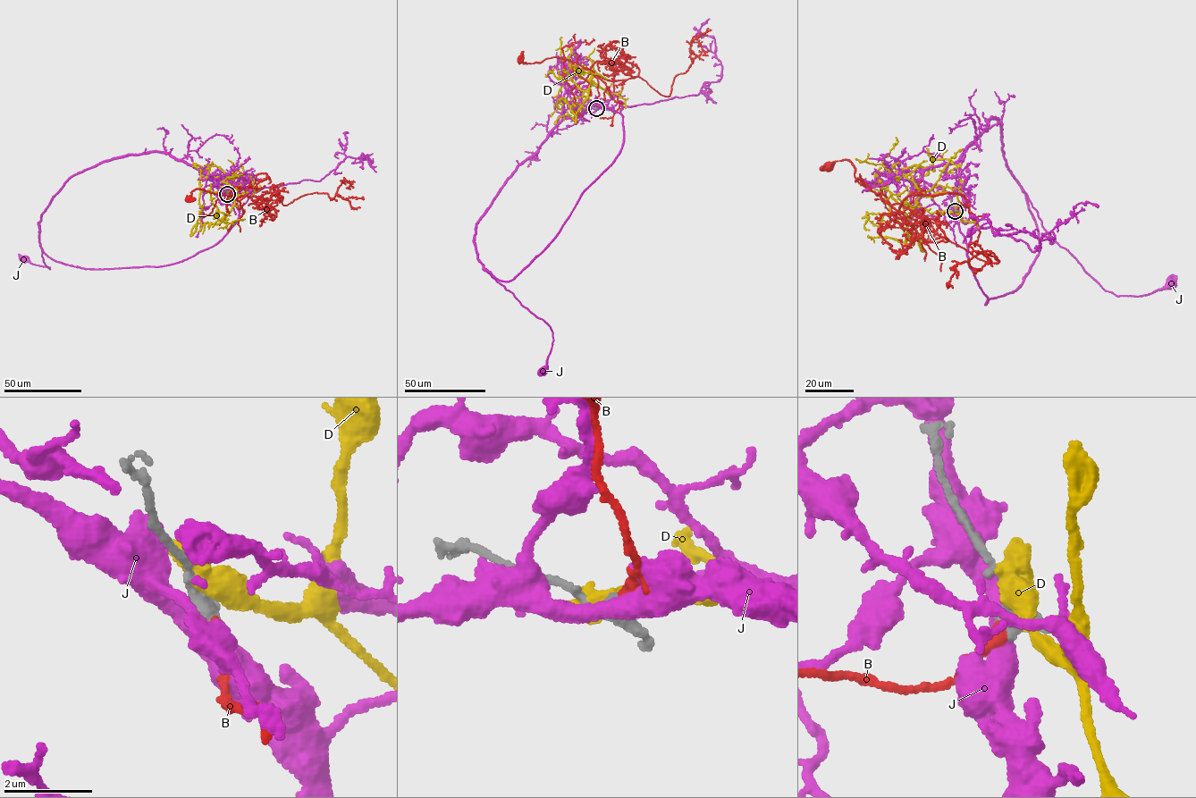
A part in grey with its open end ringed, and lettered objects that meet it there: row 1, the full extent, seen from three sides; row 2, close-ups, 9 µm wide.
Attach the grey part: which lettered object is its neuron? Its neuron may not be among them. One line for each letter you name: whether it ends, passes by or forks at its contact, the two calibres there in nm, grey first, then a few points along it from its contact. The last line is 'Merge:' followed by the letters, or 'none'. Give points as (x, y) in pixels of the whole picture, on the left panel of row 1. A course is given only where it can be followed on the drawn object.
B: it ends there; 320 nm thick on the grey side, 280 nm on the other; it runs (227, 194), (230, 199), (237, 203), (239, 209), (240, 202), (233, 197), (199, 188), (192, 190), (189, 198)
Merge: B

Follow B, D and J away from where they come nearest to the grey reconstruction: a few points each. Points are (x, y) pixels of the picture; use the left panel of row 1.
B: (227, 194), (230, 199), (237, 203), (239, 209), (240, 202), (233, 197), (199, 188), (192, 190), (189, 198)
D: (227, 193), (231, 180), (201, 191), (191, 233), (221, 222), (247, 180), (212, 161)
J: (227, 194), (207, 173), (170, 154), (114, 158), (68, 180), (42, 214), (39, 245), (50, 269), (23, 258)

